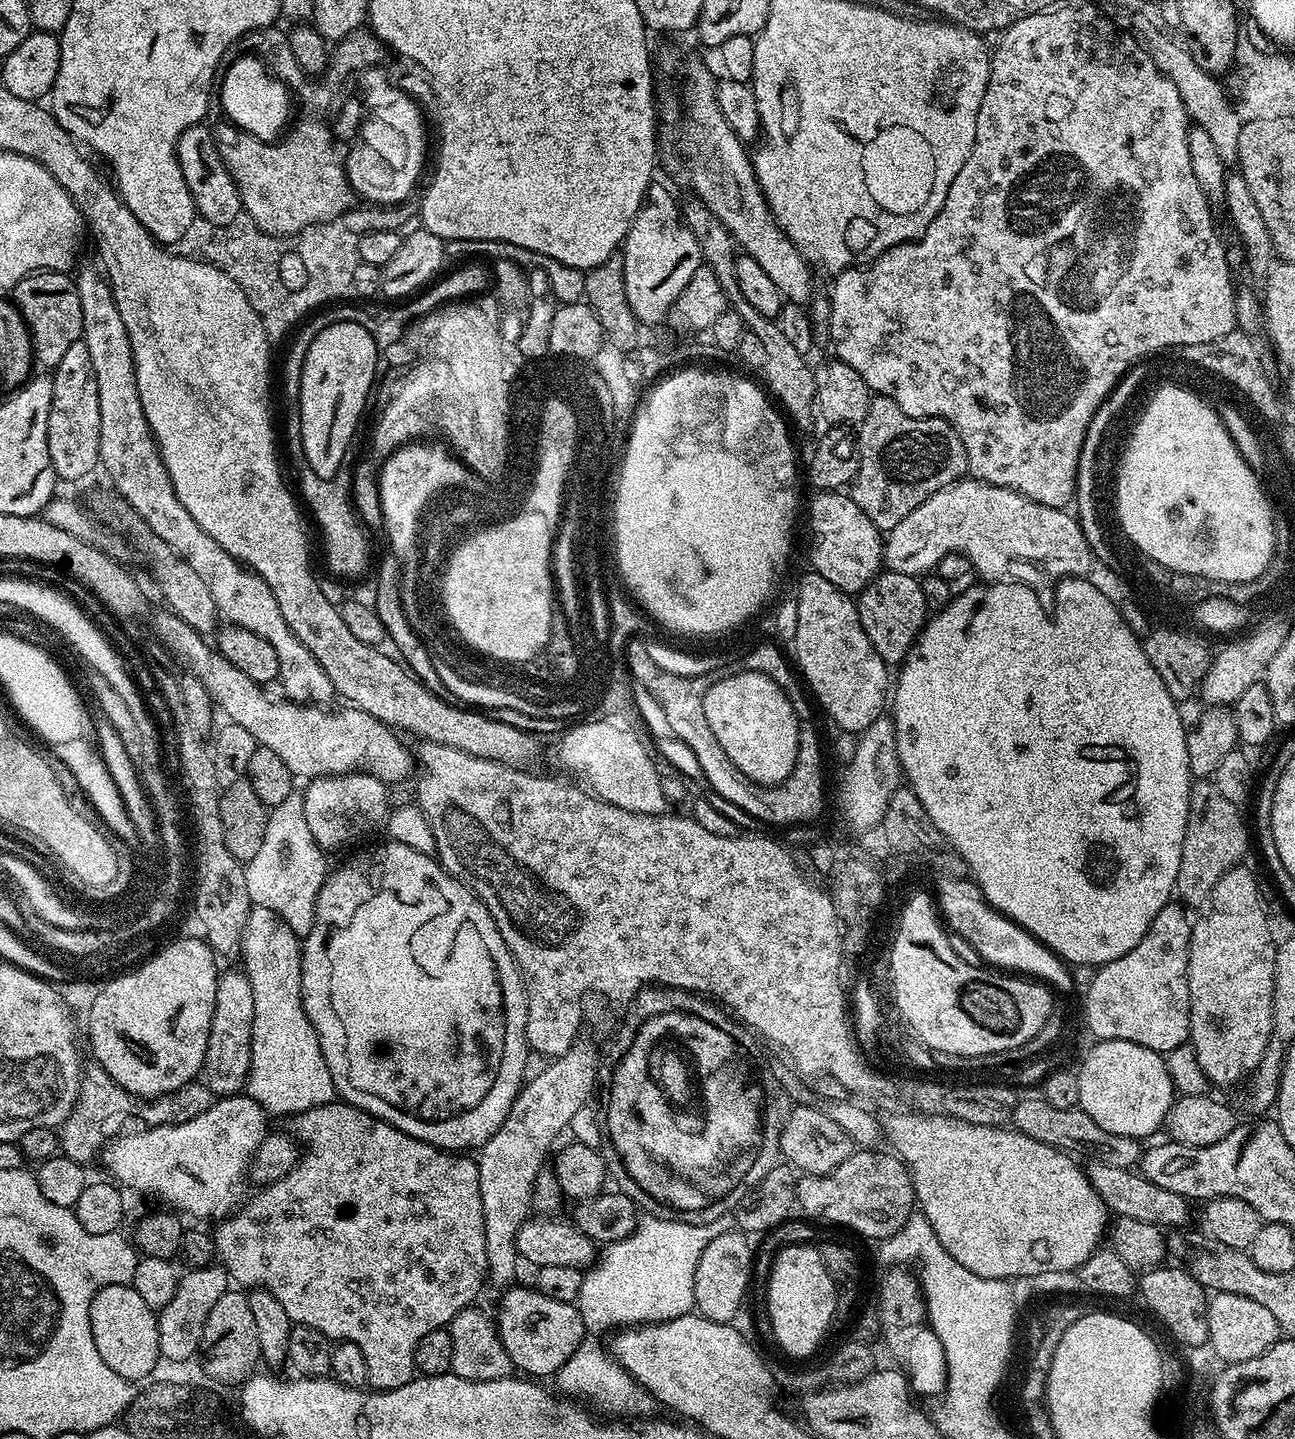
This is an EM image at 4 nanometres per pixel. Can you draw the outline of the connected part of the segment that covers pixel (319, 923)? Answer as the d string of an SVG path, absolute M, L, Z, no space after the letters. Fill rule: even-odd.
M389 839L389 840L388 840L388 841L387 841L387 842L385 842L385 843L386 843L386 844L380 844L380 845L378 845L378 846L377 846L377 848L376 848L376 849L374 849L374 850L373 850L373 852L364 852L364 853L362 853L362 854L361 854L361 856L356 856L356 857L354 857L354 858L353 858L353 860L352 860L352 861L350 861L350 862L349 862L349 864L344 864L344 865L342 865L342 866L341 866L341 868L336 868L336 867L333 867L333 868L332 868L332 869L331 869L331 871L329 871L329 873L328 873L328 875L327 875L327 876L325 876L325 877L324 877L324 885L323 885L323 886L322 886L322 890L321 890L321 891L320 891L320 893L319 893L319 894L318 894L318 898L317 898L317 899L316 899L316 917L315 917L315 918L314 918L314 926L313 926L313 927L312 927L312 929L311 929L311 930L310 930L310 934L309 934L309 935L308 935L308 936L305 936L305 937L303 937L303 940L302 940L302 951L301 951L301 1000L302 1000L302 1006L303 1006L303 1007L304 1007L304 1010L305 1010L305 1012L306 1012L306 1016L307 1016L307 1018L309 1018L309 1020L310 1020L310 1022L311 1022L311 1023L312 1023L312 1024L313 1024L313 1028L314 1028L314 1030L315 1030L315 1031L316 1031L316 1032L317 1032L317 1036L318 1036L318 1042L320 1042L320 1043L321 1043L321 1050L322 1050L322 1054L323 1054L323 1055L324 1055L324 1056L325 1056L325 1060L326 1060L326 1064L327 1064L327 1065L328 1065L328 1066L329 1066L329 1070L330 1070L330 1074L332 1074L332 1075L333 1075L333 1084L334 1084L334 1086L335 1086L335 1087L336 1087L336 1093L335 1093L335 1095L336 1095L336 1096L337 1096L337 1097L339 1097L339 1099L340 1099L340 1100L341 1100L341 1101L343 1101L343 1103L345 1103L345 1104L352 1104L352 1105L353 1105L353 1106L355 1106L355 1107L356 1107L356 1108L361 1108L361 1109L362 1109L362 1110L366 1110L366 1111L367 1111L367 1112L368 1112L368 1113L370 1113L370 1115L372 1115L372 1116L377 1116L377 1118L379 1118L379 1119L380 1119L380 1120L385 1120L385 1121L386 1121L386 1123L387 1123L387 1124L393 1124L393 1125L394 1125L394 1126L395 1126L395 1127L396 1127L396 1128L397 1128L397 1129L398 1129L398 1130L402 1130L402 1131L403 1131L403 1132L405 1132L405 1133L406 1133L406 1134L410 1134L410 1135L411 1135L411 1136L413 1136L413 1137L414 1137L414 1138L418 1138L418 1139L419 1139L419 1140L421 1140L421 1141L422 1141L422 1142L426 1142L426 1143L427 1143L427 1144L432 1144L432 1145L434 1145L434 1146L435 1146L435 1148L443 1148L443 1149L445 1149L445 1150L447 1150L447 1151L450 1151L450 1152L460 1152L460 1151L461 1151L461 1150L472 1150L472 1149L468 1149L468 1148L473 1148L473 1150L479 1150L479 1149L481 1149L481 1148L482 1148L482 1147L483 1147L483 1145L484 1145L484 1144L485 1144L485 1142L486 1142L486 1141L487 1141L487 1140L488 1140L488 1139L489 1139L489 1138L490 1138L490 1137L491 1137L491 1136L492 1136L492 1135L493 1135L493 1134L494 1134L494 1133L495 1133L495 1132L496 1132L496 1131L497 1131L497 1130L498 1130L498 1129L499 1129L499 1127L500 1127L500 1126L502 1126L502 1124L503 1124L503 1123L504 1123L504 1122L505 1122L505 1121L506 1121L506 1116L507 1116L507 1114L509 1114L509 1113L510 1113L510 1110L511 1110L511 1107L512 1107L512 1106L514 1106L514 1102L515 1102L515 1098L516 1098L516 1096L517 1096L517 1095L519 1095L519 1093L520 1093L520 1090L521 1090L521 1088L523 1088L523 1087L524 1087L524 1085L525 1085L525 1083L526 1083L526 1081L525 1081L525 1079L524 1079L524 1067L525 1067L525 1066L526 1066L526 1058L527 1058L527 1057L528 1057L528 1055L530 1055L530 1049L529 1049L529 1046L528 1046L528 1039L527 1039L527 1038L526 1038L526 1018L527 1018L527 1017L528 1017L528 997L527 997L527 996L525 996L525 994L524 994L524 982L523 982L523 980L521 980L521 979L520 979L520 969L519 969L519 968L517 968L517 967L516 967L516 962L515 962L515 960L513 960L513 959L512 959L512 955L511 955L511 954L510 954L510 950L509 950L509 949L508 949L508 947L507 947L507 946L506 946L506 942L505 942L505 941L504 941L504 940L503 940L503 938L502 938L502 934L501 934L501 933L500 933L500 931L499 931L499 930L498 930L498 926L497 926L497 925L496 925L496 923L495 923L495 922L494 922L494 918L493 918L493 917L492 917L492 915L490 915L490 914L489 914L489 912L488 912L488 911L487 911L487 910L486 910L486 906L485 906L485 905L484 905L484 903L483 903L483 902L482 902L482 901L481 901L481 900L480 900L480 899L479 899L479 898L477 898L477 897L476 897L476 896L475 896L475 895L474 895L474 893L473 893L473 892L472 892L472 891L470 891L470 890L469 890L469 888L467 888L467 886L465 886L465 885L464 885L464 884L463 884L463 882L461 882L461 881L460 881L460 880L455 880L455 879L454 879L454 877L453 877L453 876L452 876L452 875L451 875L451 874L449 874L449 872L447 872L447 870L445 870L445 869L444 869L444 867L443 867L443 866L441 866L441 864L440 864L440 862L439 862L439 860L437 860L437 859L436 859L436 857L435 857L435 855L428 855L428 854L426 854L426 853L419 853L419 852L418 852L418 850L414 850L414 849L411 849L411 848L410 848L410 846L406 846L406 845L402 845L402 844L400 844L400 843L399 843L399 842L397 842L397 841L394 841L394 840L391 840L391 839ZM450 1084L456 1084L456 1086L458 1086L458 1084L460 1084L460 1086L458 1086L458 1104L456 1104L456 1106L464 1106L464 1104L462 1104L462 1092L464 1092L464 1094L466 1094L466 1096L468 1096L468 1104L478 1104L478 1106L480 1106L480 1108L476 1108L476 1112L472 1112L472 1114L468 1114L468 1116L462 1116L462 1118L456 1118L456 1120L452 1120L452 1112L450 1112L450 1114L446 1114L446 1112L448 1112L448 1110L450 1110L450 1106L448 1106L448 1104L450 1104ZM390 1100L392 1100L392 1102L396 1102L396 1104L398 1104L398 1102L404 1102L404 1104L406 1104L406 1106L400 1106L400 1108L404 1108L404 1110L412 1110L412 1106L414 1106L414 1108L418 1108L418 1110L420 1110L420 1114L416 1114L416 1116L418 1116L418 1118L420 1118L420 1120L434 1120L434 1124L426 1124L426 1122L418 1122L418 1120L414 1120L414 1118L410 1118L410 1116L406 1116L406 1114L402 1114L402 1112L404 1112L404 1110L396 1110L396 1108L390 1108Z

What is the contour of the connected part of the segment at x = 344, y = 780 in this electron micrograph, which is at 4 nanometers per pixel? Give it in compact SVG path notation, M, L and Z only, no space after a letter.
M348 772L345 776L322 776L311 781L308 789L302 792L306 824L314 842L325 850L340 848L343 844L352 844L363 836L372 836L383 829L388 820L389 785L367 772Z

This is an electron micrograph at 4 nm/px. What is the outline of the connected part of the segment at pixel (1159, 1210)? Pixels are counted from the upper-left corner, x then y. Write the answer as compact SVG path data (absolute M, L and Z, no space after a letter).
M1091 1159L1085 1165L1088 1181L1098 1191L1108 1210L1116 1216L1134 1218L1135 1221L1150 1222L1161 1228L1185 1227L1190 1216L1191 1205L1184 1196L1160 1186L1154 1186L1133 1169L1110 1166L1101 1160Z

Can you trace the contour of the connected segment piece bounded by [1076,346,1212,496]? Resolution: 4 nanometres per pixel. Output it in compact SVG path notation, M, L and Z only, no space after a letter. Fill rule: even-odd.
M1182 346L1180 355L1144 366L1140 370L1129 369L1127 375L1119 381L1116 396L1102 408L1102 412L1094 420L1094 426L1090 428L1088 442L1082 454L1082 466L1078 466L1076 471L1076 494L1104 494L1102 488L1110 488L1110 492L1116 492L1116 496L1121 496L1120 475L1128 461L1128 451L1137 441L1136 432L1138 426L1144 424L1146 410L1152 408L1153 402L1160 397L1160 392L1166 392L1166 382L1174 382L1174 386L1188 384L1194 392L1202 392L1206 386L1210 389L1212 380L1208 380L1208 374L1203 370L1197 371L1190 362L1192 347ZM1142 382L1148 382L1148 388Z

